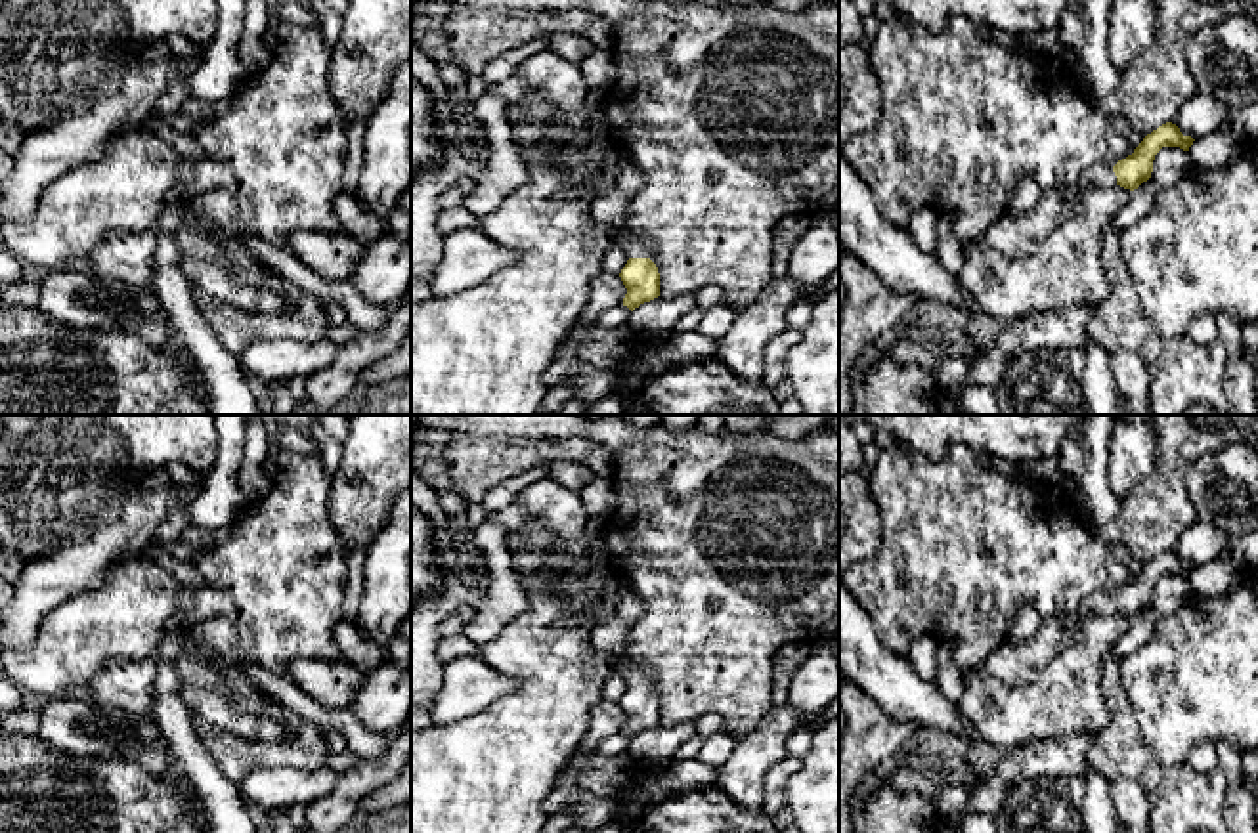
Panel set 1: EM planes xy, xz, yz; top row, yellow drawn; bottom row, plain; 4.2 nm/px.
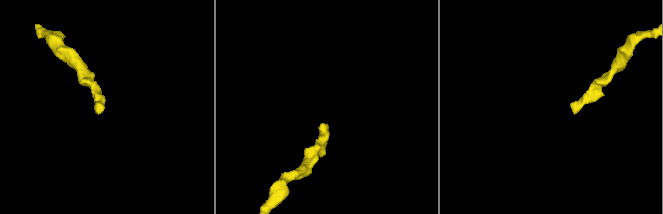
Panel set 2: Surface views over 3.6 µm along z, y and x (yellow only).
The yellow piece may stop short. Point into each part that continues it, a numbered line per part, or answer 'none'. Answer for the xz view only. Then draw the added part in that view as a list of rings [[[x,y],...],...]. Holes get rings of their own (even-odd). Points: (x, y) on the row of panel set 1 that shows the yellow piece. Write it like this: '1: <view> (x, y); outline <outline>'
1: xz (635, 245); outline [[[627,225],[610,233],[629,258],[654,258],[656,246],[646,237],[629,231]]]

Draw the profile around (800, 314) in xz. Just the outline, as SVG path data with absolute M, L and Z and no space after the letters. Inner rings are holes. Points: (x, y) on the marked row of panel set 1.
M799 298L788 311L788 329L803 331L813 317L813 302Z

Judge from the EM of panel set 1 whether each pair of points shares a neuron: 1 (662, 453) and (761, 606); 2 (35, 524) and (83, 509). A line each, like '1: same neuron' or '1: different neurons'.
1: same neuron
2: same neuron

